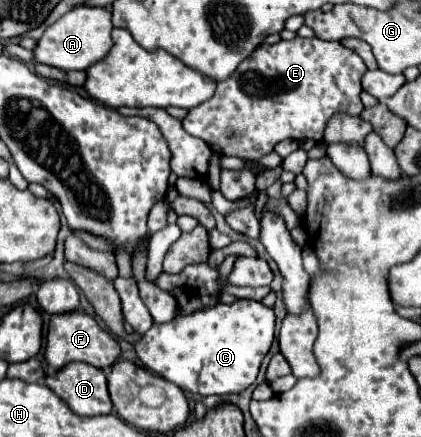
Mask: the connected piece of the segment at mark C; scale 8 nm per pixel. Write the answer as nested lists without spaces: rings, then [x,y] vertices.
[[[238,299],[230,305],[210,305],[168,323],[152,325],[136,343],[138,359],[156,375],[198,395],[240,393],[254,383],[264,355],[274,341],[274,311],[260,301]]]

